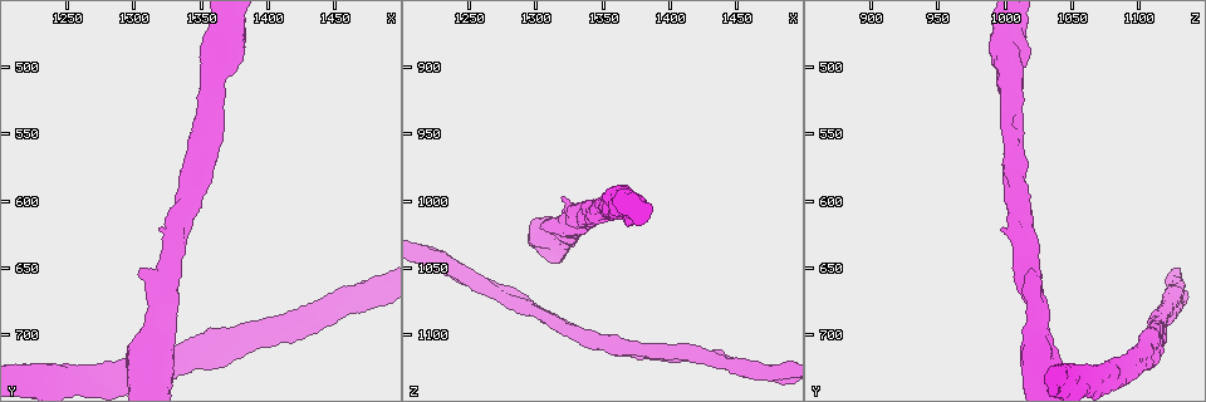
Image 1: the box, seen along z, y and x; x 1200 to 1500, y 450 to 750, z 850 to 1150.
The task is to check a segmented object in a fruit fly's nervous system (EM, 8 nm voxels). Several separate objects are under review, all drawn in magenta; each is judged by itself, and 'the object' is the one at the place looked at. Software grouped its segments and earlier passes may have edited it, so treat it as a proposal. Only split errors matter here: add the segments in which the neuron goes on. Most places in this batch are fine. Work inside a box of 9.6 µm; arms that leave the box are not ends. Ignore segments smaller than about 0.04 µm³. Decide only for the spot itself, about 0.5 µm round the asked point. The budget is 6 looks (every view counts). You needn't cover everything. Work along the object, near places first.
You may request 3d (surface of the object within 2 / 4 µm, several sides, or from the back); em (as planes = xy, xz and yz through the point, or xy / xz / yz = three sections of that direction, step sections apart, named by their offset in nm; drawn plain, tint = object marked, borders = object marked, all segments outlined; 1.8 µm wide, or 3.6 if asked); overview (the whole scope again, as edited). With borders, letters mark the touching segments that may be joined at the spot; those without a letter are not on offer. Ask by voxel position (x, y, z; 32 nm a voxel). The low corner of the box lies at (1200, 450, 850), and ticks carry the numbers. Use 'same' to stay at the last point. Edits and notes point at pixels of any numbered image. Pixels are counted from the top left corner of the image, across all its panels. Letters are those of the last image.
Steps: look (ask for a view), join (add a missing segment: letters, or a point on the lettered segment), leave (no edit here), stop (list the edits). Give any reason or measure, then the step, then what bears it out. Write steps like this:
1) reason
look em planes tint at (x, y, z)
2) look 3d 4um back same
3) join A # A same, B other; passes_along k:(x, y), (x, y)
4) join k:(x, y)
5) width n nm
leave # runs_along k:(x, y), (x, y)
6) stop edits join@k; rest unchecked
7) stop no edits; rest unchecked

three arms meet
look em planes borders at (1230, 730, 1044)

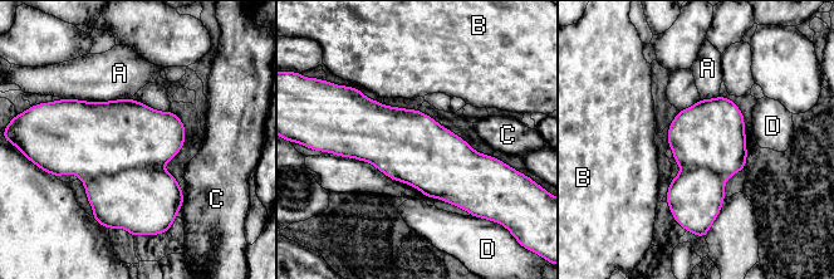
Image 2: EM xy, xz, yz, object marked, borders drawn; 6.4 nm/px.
width 460 nm; longest_contact A 460 nm
leave # A other, B other, C other, D other; none of them fits

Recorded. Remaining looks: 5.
an open end
look em xz step 8 tint at (1322, 736, 1092)

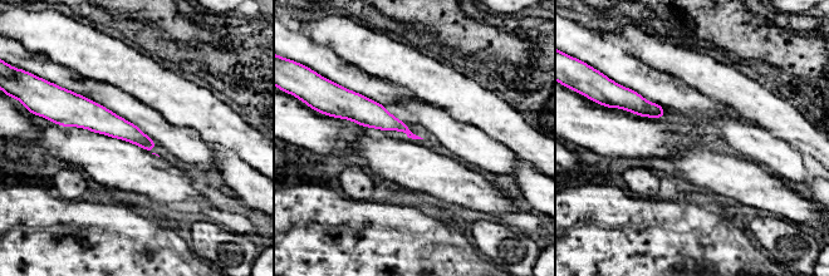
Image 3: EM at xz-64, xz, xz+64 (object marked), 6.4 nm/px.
cut it another way
look em yz step 4 tint same

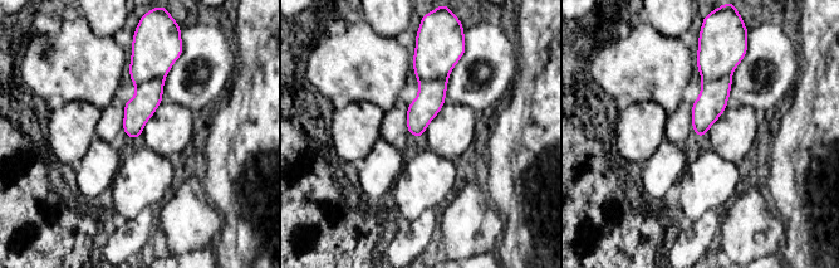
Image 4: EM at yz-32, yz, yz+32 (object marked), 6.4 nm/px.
see the neighbours
look em yz step 4 borders same

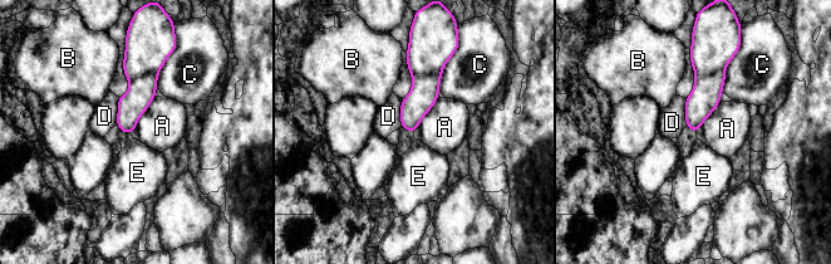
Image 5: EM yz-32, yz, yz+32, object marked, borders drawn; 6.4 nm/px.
leave # A other, B other, C other, D other, E other; border 5:(155, 96), (132, 135); none of them fits

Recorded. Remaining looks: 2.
arms part here
look em yz step 16 tint at (1368, 488, 1004)

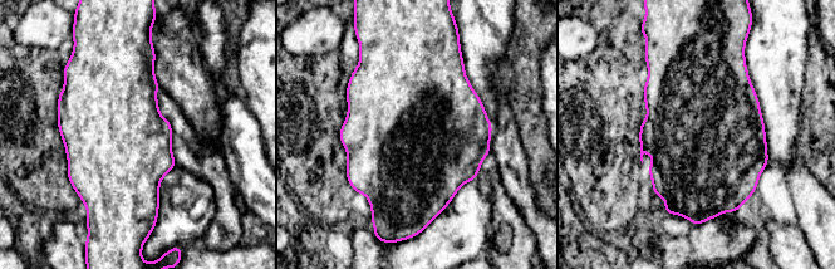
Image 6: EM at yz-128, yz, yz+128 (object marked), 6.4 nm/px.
look em planes borders same

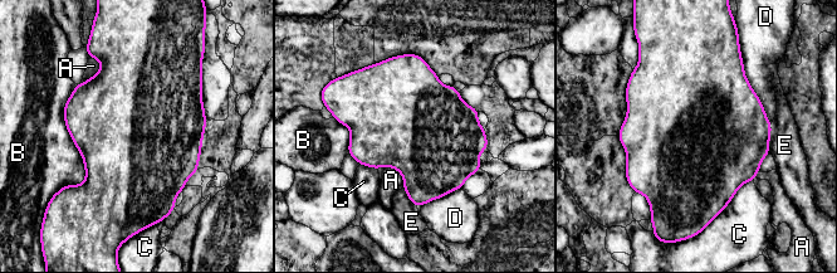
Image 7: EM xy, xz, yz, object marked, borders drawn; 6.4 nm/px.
leave # A other, B other, C other, D other, E other; border 7:(377, 167), (393, 167), (404, 188); no lettered segment goes on from it

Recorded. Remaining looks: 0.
stop no edits; rest unchecked

